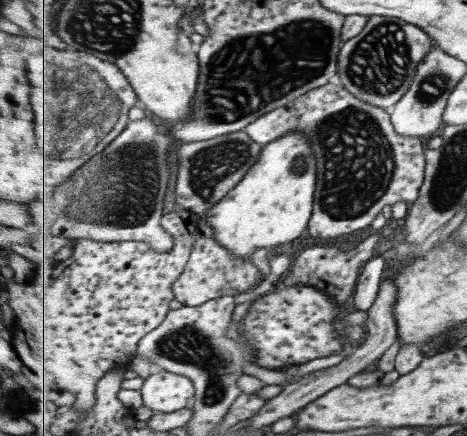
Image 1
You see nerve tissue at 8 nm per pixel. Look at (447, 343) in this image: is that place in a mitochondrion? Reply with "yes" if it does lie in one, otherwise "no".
no

